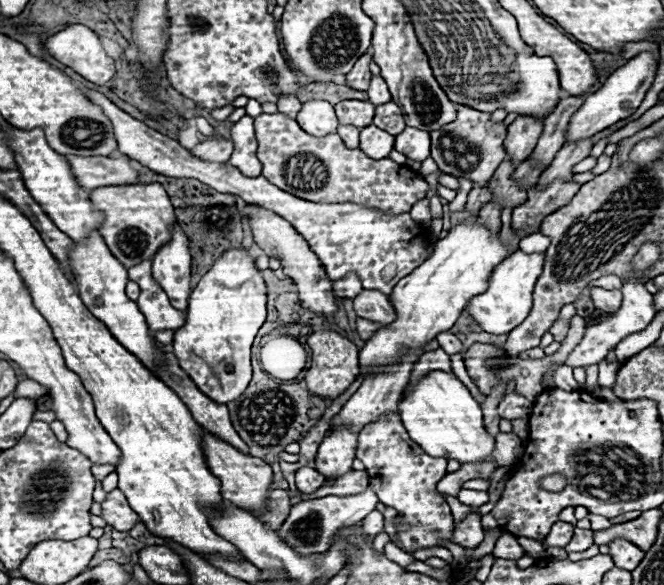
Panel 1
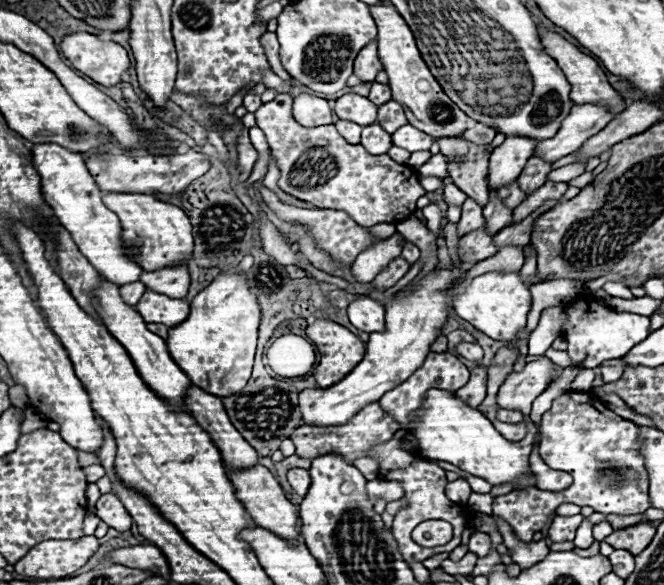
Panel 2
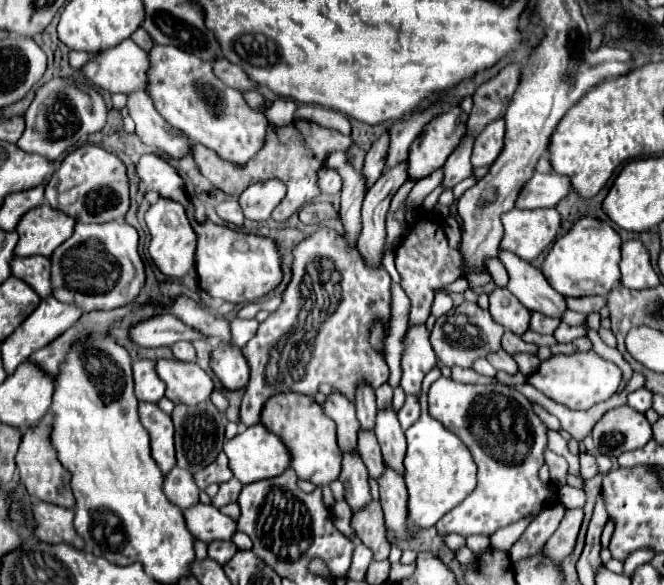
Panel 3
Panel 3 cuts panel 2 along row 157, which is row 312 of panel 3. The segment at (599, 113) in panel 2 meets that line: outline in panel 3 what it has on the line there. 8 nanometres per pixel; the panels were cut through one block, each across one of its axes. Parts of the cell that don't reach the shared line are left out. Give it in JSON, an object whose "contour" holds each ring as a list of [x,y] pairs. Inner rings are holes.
{"contour":[[[498,254],[500,262],[506,266],[510,280],[508,290],[528,308],[540,314],[546,314],[548,318],[562,320],[562,314],[566,310],[566,298],[552,290],[552,286],[546,282],[544,274],[524,262],[522,258],[516,258],[516,254]]]}

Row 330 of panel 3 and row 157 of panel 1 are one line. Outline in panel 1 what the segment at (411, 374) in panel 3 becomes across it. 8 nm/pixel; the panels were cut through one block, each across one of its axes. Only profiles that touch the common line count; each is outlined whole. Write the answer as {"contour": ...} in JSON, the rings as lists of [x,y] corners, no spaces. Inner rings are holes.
{"contour":[[[406,126],[400,134],[396,134],[394,148],[402,152],[406,158],[422,162],[430,156],[430,134],[412,126]]]}

